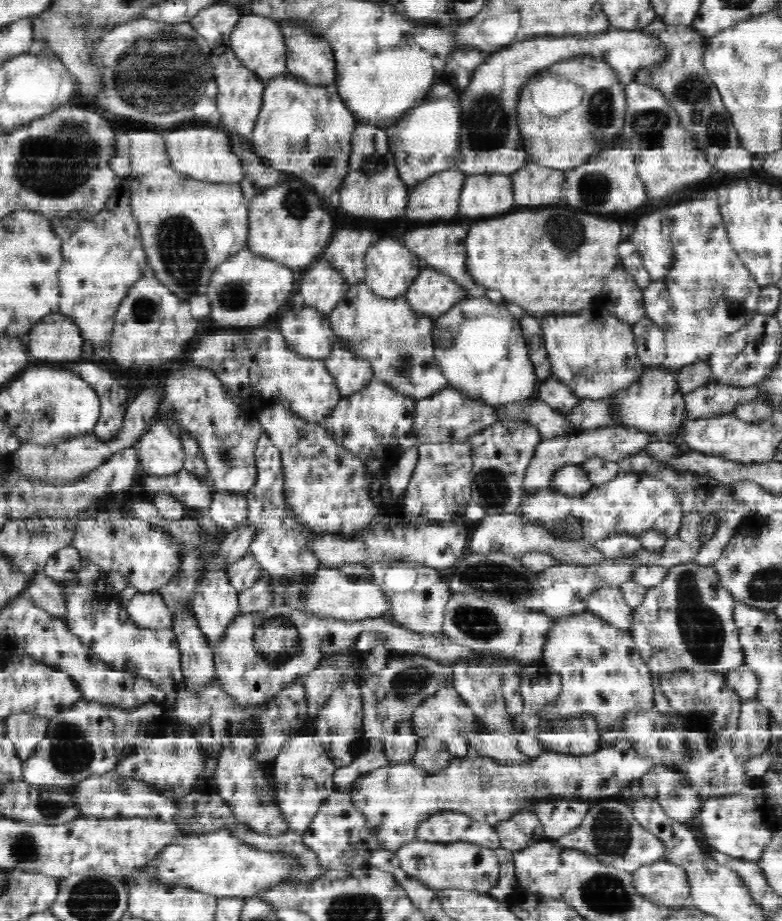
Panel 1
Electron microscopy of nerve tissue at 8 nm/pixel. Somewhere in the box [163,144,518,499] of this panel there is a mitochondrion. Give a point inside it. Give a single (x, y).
(400, 363)

